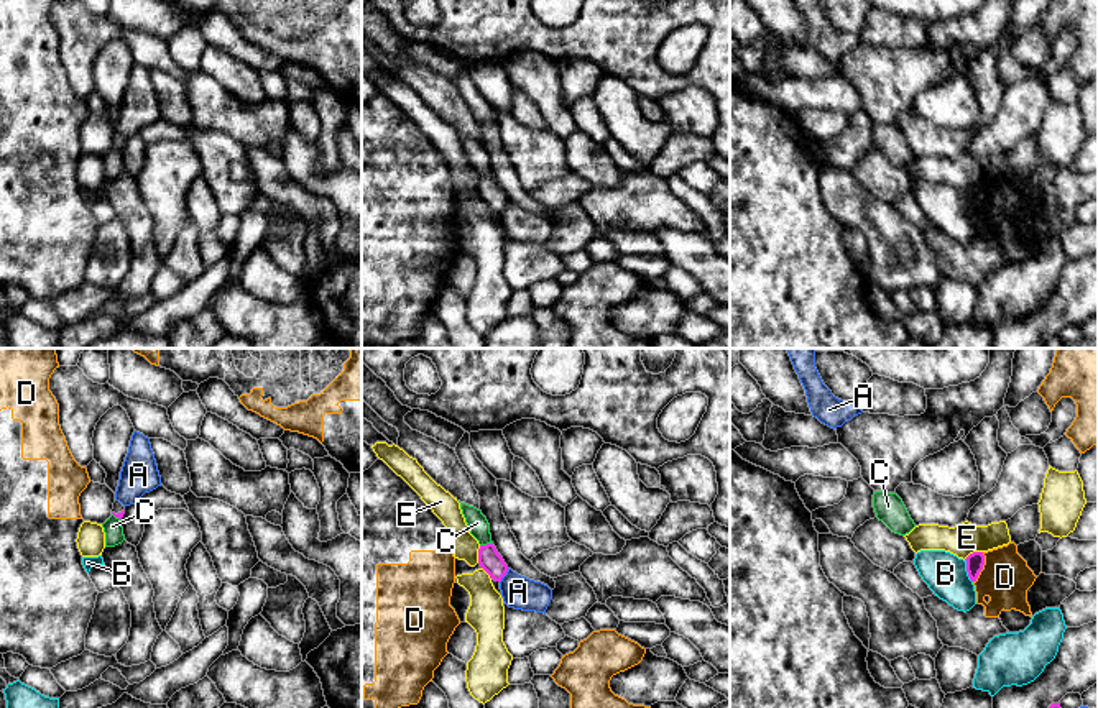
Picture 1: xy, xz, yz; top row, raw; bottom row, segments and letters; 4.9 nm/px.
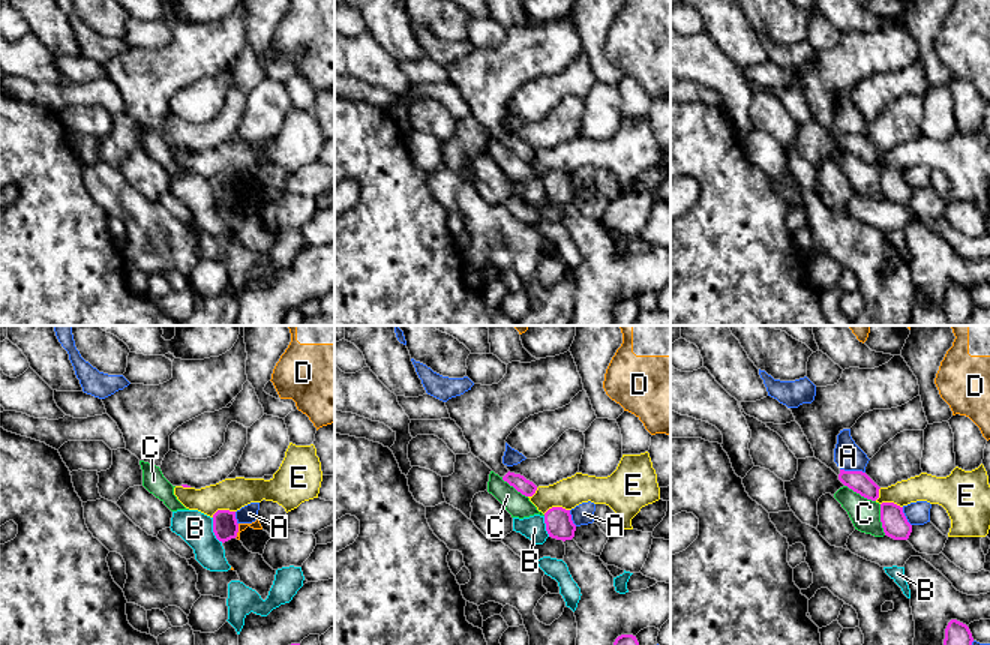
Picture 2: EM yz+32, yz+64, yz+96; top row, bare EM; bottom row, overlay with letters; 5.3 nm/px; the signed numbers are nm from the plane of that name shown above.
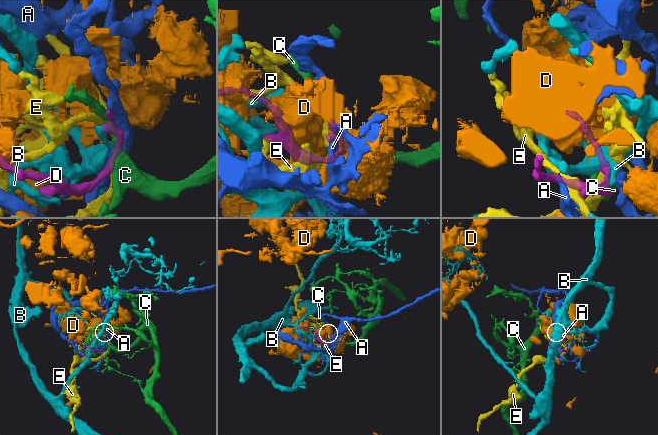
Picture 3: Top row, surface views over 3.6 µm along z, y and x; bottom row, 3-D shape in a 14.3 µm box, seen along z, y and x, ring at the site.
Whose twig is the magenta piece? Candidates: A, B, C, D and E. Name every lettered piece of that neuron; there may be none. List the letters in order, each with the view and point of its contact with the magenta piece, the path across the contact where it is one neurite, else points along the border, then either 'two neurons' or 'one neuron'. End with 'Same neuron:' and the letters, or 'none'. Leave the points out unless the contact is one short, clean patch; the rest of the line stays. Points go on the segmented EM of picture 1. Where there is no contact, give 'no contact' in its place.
A: contact xz (505, 574); two neurons
B: contact yz (967, 570); two neurons
C: contact xz (487, 544); two neurons
D: contact yz (982, 567); two neurons
E: contact yz (973, 552); two neurons
Same neuron: none

